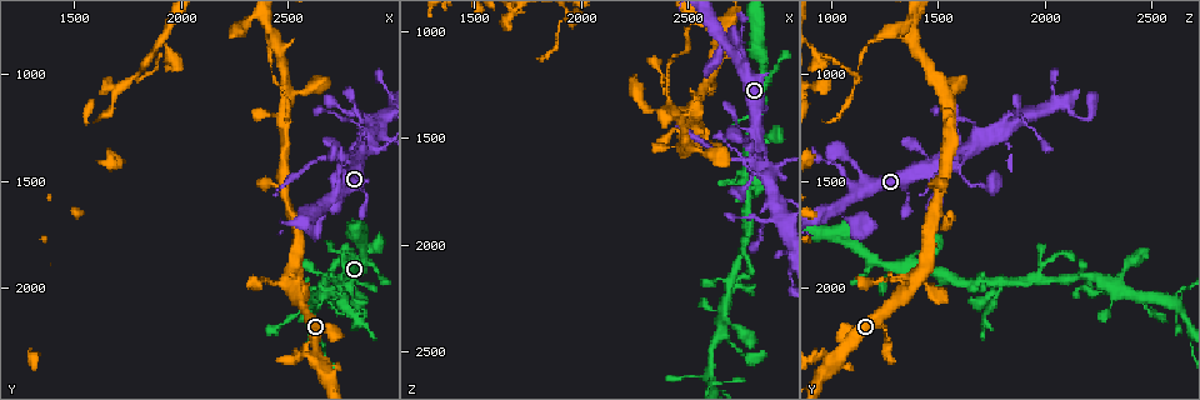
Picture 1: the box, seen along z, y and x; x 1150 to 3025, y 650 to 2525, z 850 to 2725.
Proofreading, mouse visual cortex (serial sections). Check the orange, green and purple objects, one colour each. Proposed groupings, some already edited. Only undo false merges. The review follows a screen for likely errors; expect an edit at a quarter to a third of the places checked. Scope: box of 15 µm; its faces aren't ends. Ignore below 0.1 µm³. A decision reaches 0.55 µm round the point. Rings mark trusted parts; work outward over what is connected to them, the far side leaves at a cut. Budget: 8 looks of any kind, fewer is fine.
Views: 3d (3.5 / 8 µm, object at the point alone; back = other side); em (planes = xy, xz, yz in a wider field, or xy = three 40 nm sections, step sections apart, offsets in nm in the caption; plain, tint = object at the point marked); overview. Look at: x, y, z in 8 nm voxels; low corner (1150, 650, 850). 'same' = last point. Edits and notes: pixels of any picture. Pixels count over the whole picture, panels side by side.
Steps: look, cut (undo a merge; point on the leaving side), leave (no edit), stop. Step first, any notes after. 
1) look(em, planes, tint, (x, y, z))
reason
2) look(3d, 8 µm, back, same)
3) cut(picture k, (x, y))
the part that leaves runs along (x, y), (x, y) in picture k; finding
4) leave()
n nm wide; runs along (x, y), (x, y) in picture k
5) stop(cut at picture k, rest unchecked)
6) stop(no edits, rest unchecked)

look(3d, 3.5 µm, (2800, 1390, 1610))

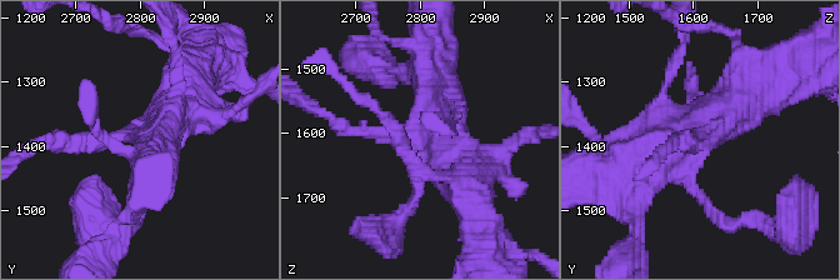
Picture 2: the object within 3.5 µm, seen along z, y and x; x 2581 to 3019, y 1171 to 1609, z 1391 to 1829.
look(em, xy, step 2, plain, (2800, 1385, 1600))
need the tissue

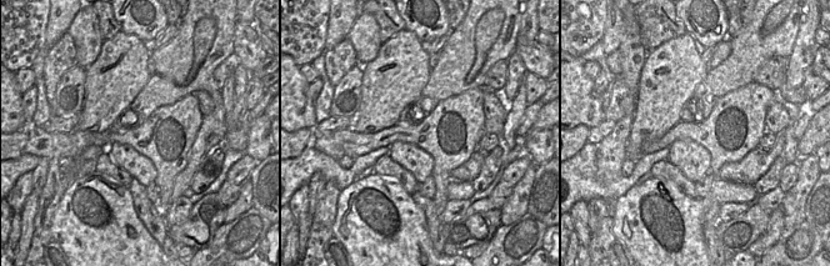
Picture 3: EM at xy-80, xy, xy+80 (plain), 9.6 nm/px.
look(em, xy, step 2, tint, same)
with the object marked

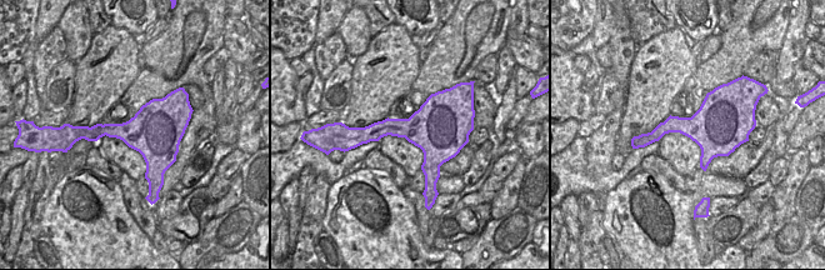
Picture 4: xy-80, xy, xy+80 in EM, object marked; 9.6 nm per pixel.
cut(picture 2, (76, 148))
the part that leaves runs along (386, 135), (349, 131), (314, 109) in picture 2; two cells meet here

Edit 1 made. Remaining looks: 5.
look(3d, 3.5 µm, (2420, 830, 1370))
sharp bend

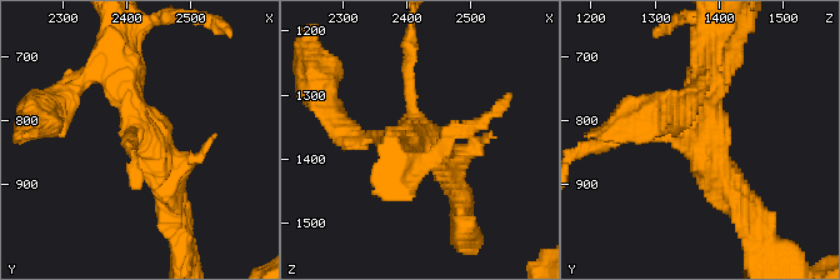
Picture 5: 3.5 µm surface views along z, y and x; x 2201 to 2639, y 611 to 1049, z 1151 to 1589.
look(em, planes, plain, (2425, 820, 1365))
3 arms; arms of 150, 350, 350 nm; shape alone is not enough

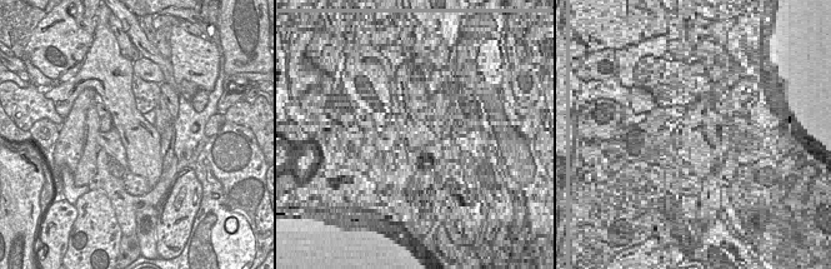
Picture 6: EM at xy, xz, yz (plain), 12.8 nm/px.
look(em, planes, tint, same)

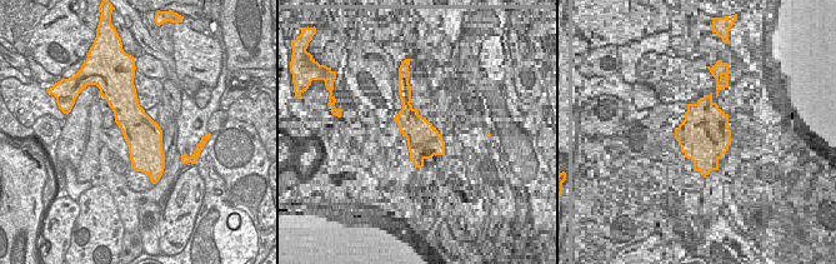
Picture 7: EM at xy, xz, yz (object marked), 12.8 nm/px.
cut(picture 5, (409, 50))
two cells meet here

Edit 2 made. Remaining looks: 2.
stop(cut at picture 2, cut at picture 5, rest unchecked)

